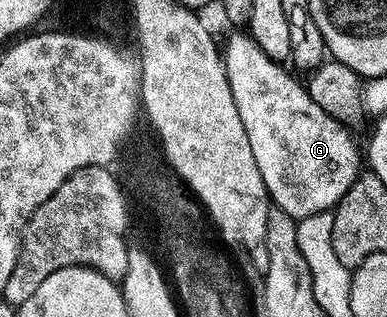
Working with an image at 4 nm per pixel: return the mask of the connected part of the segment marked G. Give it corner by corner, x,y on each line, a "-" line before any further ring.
237,31
233,38
229,41
229,46
224,46
223,49
223,60
225,63
225,74
229,80
229,86
233,92
233,102
237,108
237,114
239,119
243,123
245,128
245,134
249,140
249,146
251,147
251,155
255,159
255,163
259,167
259,175
263,179
265,184
265,190
269,192
269,200
272,204
288,214
294,220
298,221
303,218
310,217
313,214
319,214
323,212
330,212
334,210
338,204
347,194
349,189
353,185
354,181
357,180
359,174
363,169
363,153
357,150
357,145
353,142
353,137
348,133
350,131
344,124
337,121
335,118
325,113
322,107
316,105
315,101
309,94
308,88
304,84
300,85
291,74
288,73
284,64
273,61
264,53
263,50
253,41
252,37
246,35
244,32

